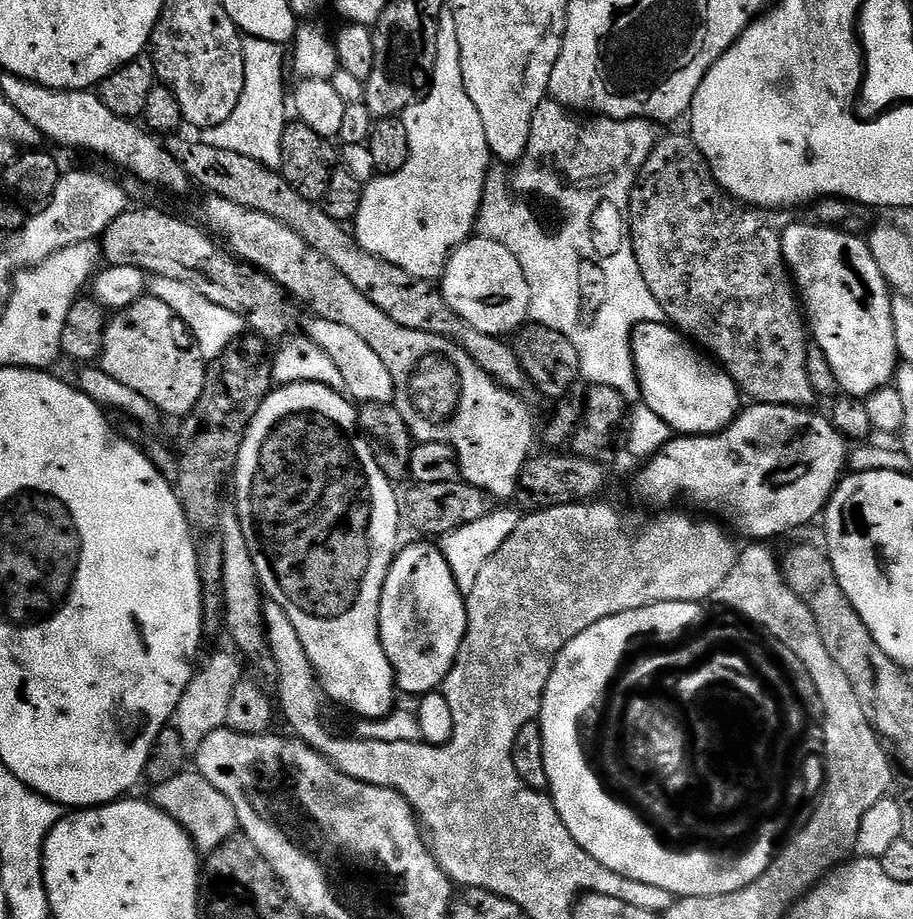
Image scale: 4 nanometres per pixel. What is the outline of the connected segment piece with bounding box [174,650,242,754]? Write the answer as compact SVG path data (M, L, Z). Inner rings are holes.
M235 651L216 652L203 664L204 661L193 671L192 680L186 686L186 690L178 702L174 717L174 728L176 724L176 732L180 735L179 743L186 746L189 754L195 753L196 748L202 746L202 738L206 738L206 734L214 734L214 730L225 727L226 710L230 710L230 698L234 698L234 686L238 686L238 682L242 679L242 672L240 672L242 660Z

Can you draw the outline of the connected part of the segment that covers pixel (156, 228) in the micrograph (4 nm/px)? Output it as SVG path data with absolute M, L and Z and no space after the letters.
M132 206L114 218L104 235L99 237L100 254L103 263L108 266L138 267L149 277L161 276L174 278L174 282L186 282L194 286L202 298L210 298L214 306L222 306L241 316L245 325L266 342L283 341L292 332L293 305L288 293L265 272L253 271L219 243L216 245L207 236L209 233L201 228L195 228L190 221L179 220L160 208Z

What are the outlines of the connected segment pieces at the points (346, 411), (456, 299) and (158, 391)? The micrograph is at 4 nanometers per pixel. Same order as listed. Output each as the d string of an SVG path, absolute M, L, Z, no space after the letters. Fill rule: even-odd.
M320 383L286 384L273 387L262 402L258 414L250 422L244 435L242 446L238 450L234 481L236 480L236 501L234 507L242 522L242 534L246 534L246 546L250 546L250 558L254 558L256 573L260 579L260 587L271 603L282 606L286 618L294 622L294 630L298 630L298 638L302 638L302 646L306 646L306 654L316 671L316 680L324 687L324 692L332 700L345 704L357 717L365 720L378 720L393 711L392 692L397 691L396 675L390 666L390 658L386 658L384 647L380 641L380 599L384 583L392 561L396 558L400 540L400 524L402 528L402 504L393 481L378 470L378 462L374 462L374 454L368 445L368 439L360 430L358 408L343 391L336 391Z
M479 234L465 240L448 257L448 263L444 265L442 291L450 310L454 310L454 314L461 316L470 326L474 326L474 330L482 330L482 334L504 338L525 327L529 319L530 287L527 286L520 257L510 254L510 250L502 246L502 242L494 242Z
M150 294L141 295L113 316L116 317L113 320L111 317L104 325L98 367L110 374L114 382L122 382L122 386L130 386L130 390L142 394L146 402L156 407L157 413L187 418L194 406L198 406L198 398L202 398L202 386L208 373L192 331L166 302Z

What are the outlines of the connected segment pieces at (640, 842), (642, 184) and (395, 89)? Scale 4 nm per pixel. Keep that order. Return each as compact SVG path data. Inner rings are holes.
M654 602L638 610L607 616L602 618L602 622L594 622L594 626L582 630L582 634L570 641L556 659L554 670L546 682L538 717L544 739L547 791L574 842L578 842L578 846L582 846L590 858L606 866L606 870L631 880L646 882L650 886L662 886L662 890L676 898L734 894L734 890L750 886L750 882L766 874L771 866L781 843L779 834L772 828L766 829L741 856L733 860L728 856L715 856L707 852L704 846L697 847L692 856L672 856L664 852L664 848L660 848L660 844L656 844L656 840L652 840L652 836L640 828L637 820L632 820L624 808L616 808L616 804L612 804L612 800L600 792L600 784L592 780L592 772L588 772L588 764L584 764L584 756L580 756L576 720L580 720L580 712L584 712L584 708L588 708L588 704L600 696L608 676L612 676L612 668L616 668L620 660L636 656L640 648L656 648L656 644L676 640L680 628L696 625L696 620L700 620L700 609L704 606L700 602Z
M688 134L668 136L665 140L664 137L657 139L650 158L646 158L642 170L636 173L636 185L633 186L628 199L628 224L632 229L633 252L636 255L638 266L641 267L642 278L646 280L650 288L650 293L654 294L654 298L665 311L667 323L694 341L701 349L706 348L710 352L708 354L717 359L719 365L724 368L741 393L747 399L750 398L749 401L759 404L808 408L812 406L813 401L815 402L816 395L809 384L809 375L806 374L806 354L810 343L806 317L797 293L794 291L794 281L789 273L788 263L784 261L780 232L772 229L759 215L763 216L759 211L732 199L716 183L716 179L708 168L708 163L704 161L704 155L700 153L698 146Z
M389 2L386 10L371 25L372 41L374 42L374 70L368 80L363 81L363 107L368 107L372 118L386 116L399 117L405 108L416 103L428 91L432 82L432 71L436 61L436 30L438 24L435 19L428 20L424 8L420 4L396 4Z

